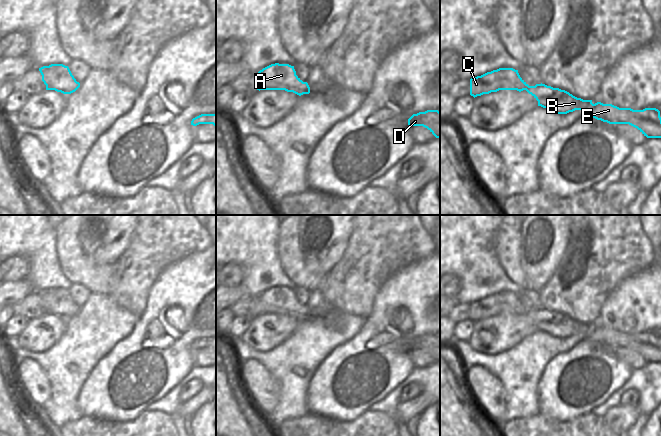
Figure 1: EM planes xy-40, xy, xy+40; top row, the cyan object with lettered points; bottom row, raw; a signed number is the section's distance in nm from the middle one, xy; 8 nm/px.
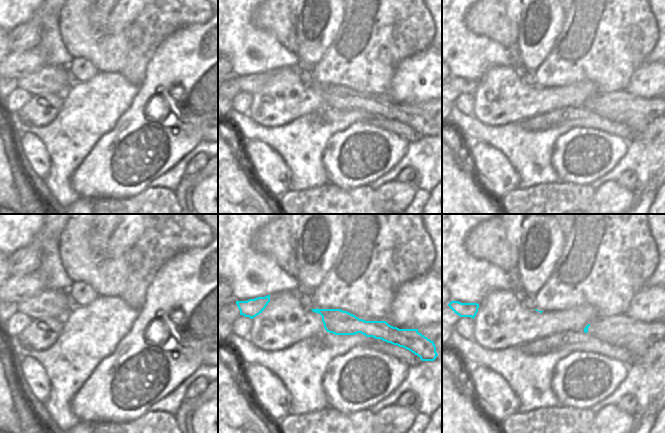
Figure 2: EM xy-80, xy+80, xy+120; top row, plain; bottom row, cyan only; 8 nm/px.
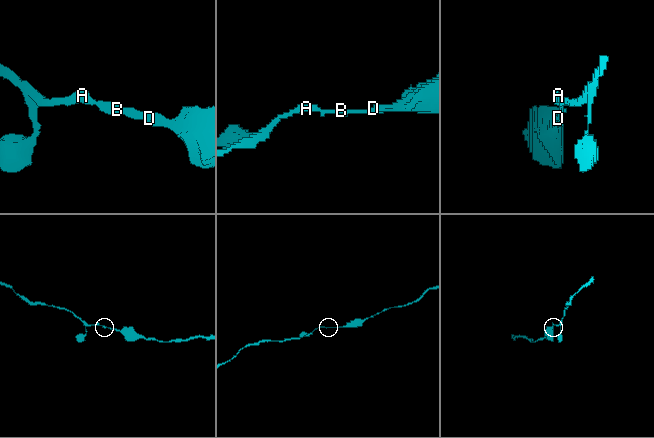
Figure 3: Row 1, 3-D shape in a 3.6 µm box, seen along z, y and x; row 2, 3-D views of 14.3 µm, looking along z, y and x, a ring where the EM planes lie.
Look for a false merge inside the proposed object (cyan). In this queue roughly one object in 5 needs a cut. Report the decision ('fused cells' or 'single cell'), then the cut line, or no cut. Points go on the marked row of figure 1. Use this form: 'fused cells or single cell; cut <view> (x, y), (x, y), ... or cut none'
single cell; cut none

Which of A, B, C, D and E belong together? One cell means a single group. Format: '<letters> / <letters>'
A B C D E

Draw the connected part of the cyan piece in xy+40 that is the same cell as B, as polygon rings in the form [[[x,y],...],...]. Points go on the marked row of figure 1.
[[[499,68],[470,79],[470,95],[474,98],[483,94],[497,92],[499,90],[517,90],[519,92],[526,90],[538,101],[538,106],[547,108],[551,112],[567,114],[575,110],[583,110],[593,118],[609,124],[629,124],[637,128],[647,138],[661,138],[661,117],[660,111],[656,108],[633,110],[631,108],[619,108],[612,104],[603,104],[601,102],[593,104],[592,100],[577,98],[565,90],[553,88],[542,83],[536,84],[535,86],[529,86],[520,77],[518,70],[513,68]]]

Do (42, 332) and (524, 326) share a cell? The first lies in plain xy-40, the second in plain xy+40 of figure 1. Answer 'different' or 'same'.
same

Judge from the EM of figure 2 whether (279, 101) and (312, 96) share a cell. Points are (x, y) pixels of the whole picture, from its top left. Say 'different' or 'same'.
same

